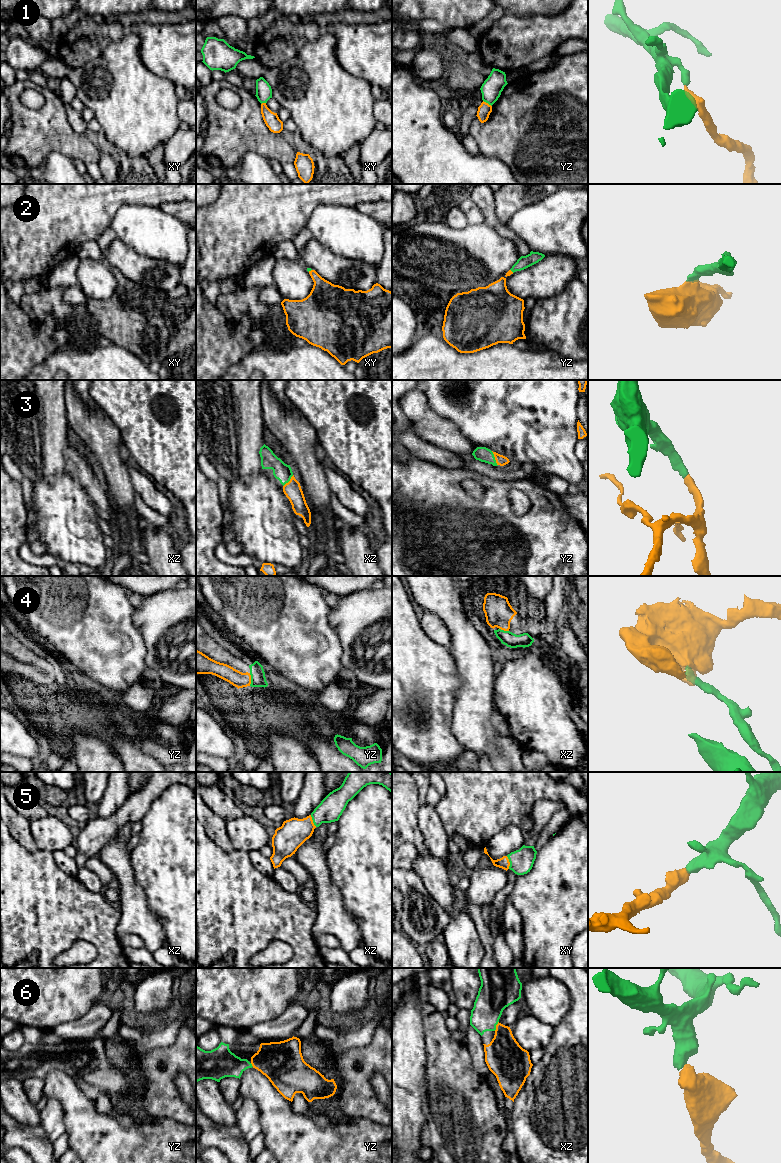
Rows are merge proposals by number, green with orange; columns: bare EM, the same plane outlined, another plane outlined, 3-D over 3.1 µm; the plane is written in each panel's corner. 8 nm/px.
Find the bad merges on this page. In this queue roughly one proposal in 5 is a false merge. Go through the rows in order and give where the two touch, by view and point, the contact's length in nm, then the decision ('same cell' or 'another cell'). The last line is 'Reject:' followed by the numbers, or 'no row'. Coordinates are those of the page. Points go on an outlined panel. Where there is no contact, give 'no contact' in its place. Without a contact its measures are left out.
1: yz (487, 102) | 90 nm | another cell
2: xy (309, 270) | 40 nm | same cell
3: yz (494, 458) | 130 nm | same cell
4: yz (251, 679) | 100 nm | same cell
5: xy (509, 861) | 110 nm | same cell
6: xz (495, 1026) | 90 nm | same cell
Reject: 1

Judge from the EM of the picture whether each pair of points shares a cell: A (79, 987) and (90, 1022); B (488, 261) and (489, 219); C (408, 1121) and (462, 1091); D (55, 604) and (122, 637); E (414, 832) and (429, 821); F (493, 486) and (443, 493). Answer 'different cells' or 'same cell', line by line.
A: different cells
B: different cells
C: different cells
D: same cell
E: different cells
F: same cell

